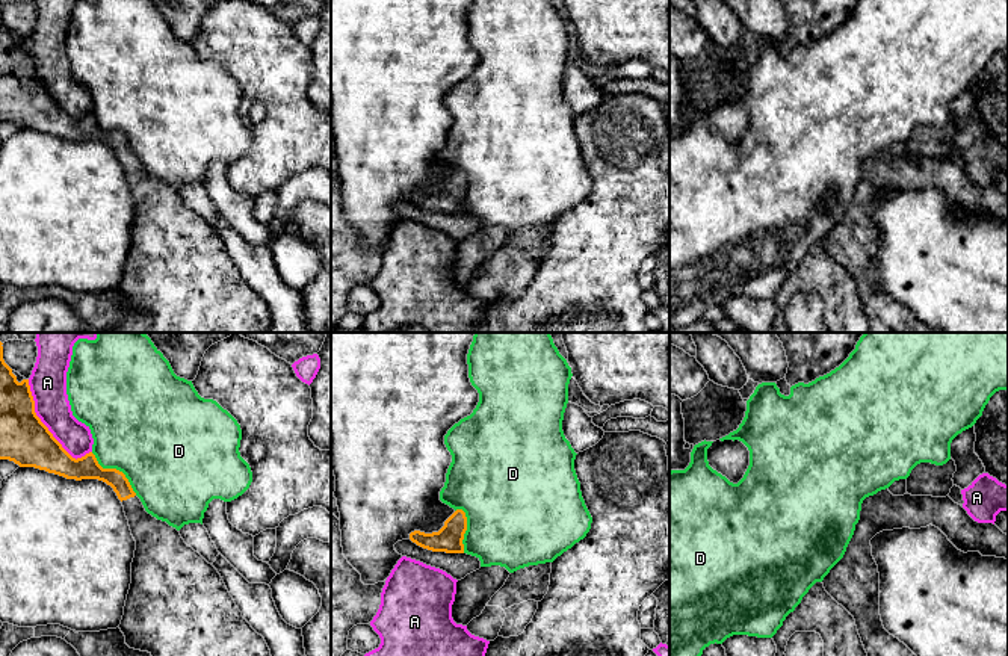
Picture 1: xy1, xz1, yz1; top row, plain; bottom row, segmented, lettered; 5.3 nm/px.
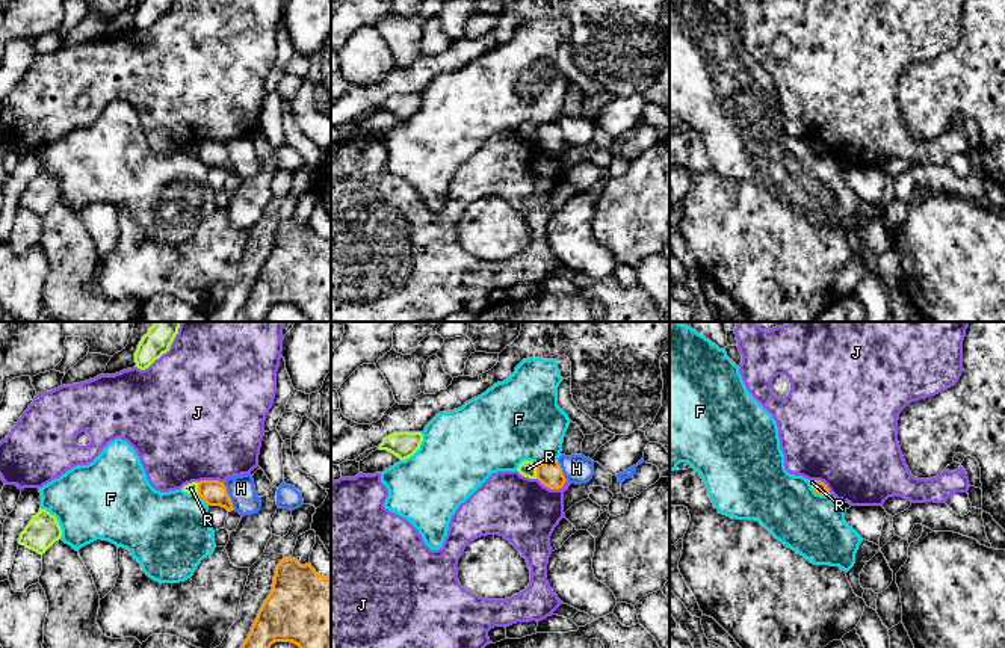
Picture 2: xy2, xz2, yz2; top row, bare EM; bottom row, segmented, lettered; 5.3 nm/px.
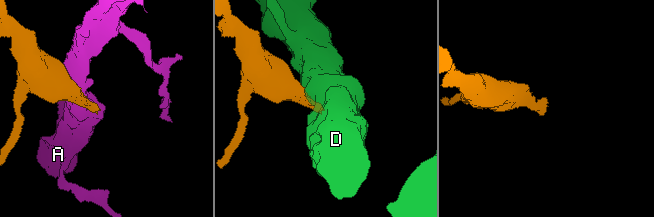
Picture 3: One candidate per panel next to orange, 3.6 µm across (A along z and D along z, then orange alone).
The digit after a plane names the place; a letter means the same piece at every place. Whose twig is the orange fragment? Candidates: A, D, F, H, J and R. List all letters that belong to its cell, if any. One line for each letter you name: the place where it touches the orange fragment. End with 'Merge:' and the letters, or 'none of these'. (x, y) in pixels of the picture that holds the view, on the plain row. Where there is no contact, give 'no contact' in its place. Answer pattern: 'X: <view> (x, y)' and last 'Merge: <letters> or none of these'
Merge: none of these

